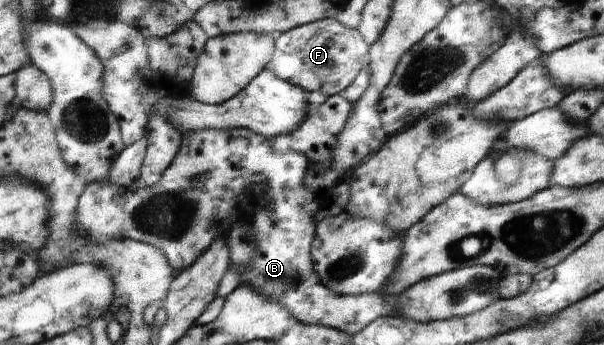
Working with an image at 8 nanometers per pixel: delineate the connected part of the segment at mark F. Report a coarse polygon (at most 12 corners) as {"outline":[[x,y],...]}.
{"outline":[[324,18],[282,32],[265,69],[340,94],[369,63],[358,29]]}

